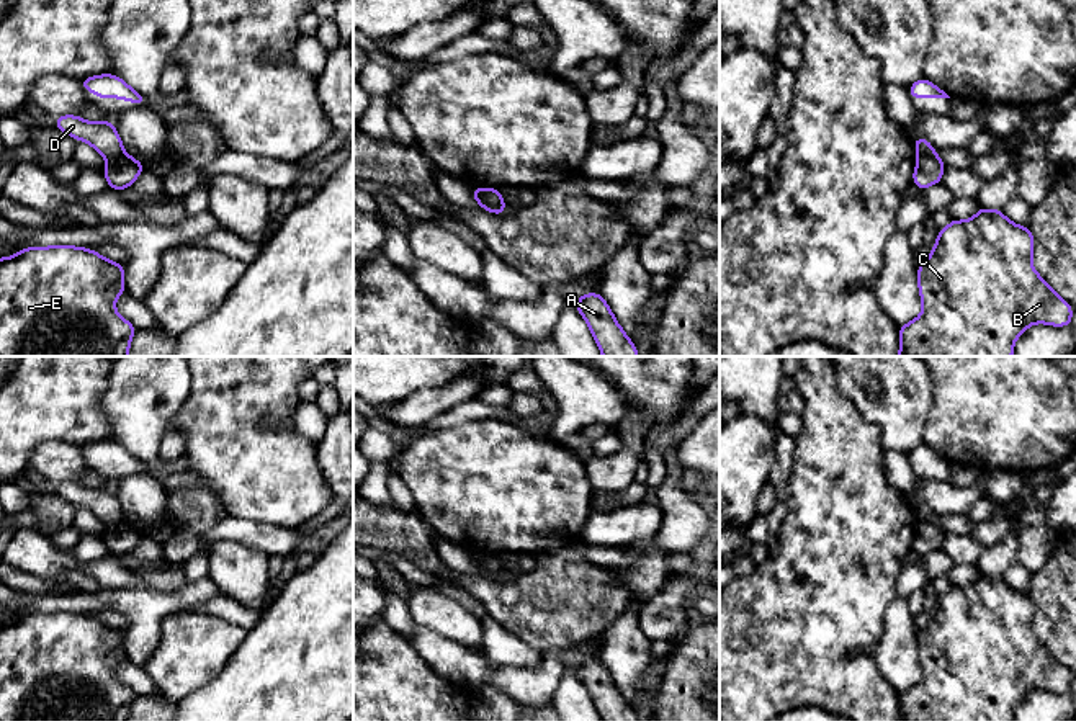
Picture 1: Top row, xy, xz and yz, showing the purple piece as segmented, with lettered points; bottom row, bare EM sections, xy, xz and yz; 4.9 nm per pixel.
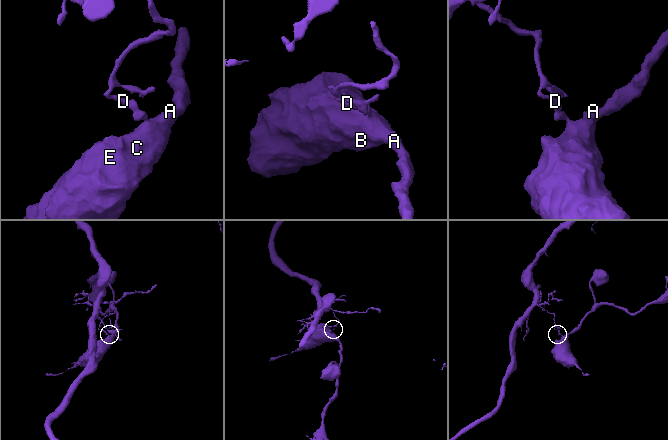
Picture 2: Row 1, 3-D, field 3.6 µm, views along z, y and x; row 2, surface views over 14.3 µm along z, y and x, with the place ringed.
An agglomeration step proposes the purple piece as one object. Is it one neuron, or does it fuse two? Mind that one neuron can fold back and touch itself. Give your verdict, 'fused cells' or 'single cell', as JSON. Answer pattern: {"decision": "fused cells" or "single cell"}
{"decision": "fused cells"}

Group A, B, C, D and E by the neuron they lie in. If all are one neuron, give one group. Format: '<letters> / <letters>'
A B C E / D

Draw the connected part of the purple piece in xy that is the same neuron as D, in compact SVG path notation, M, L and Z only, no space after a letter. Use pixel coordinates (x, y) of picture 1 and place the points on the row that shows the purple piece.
M75 114L57 116L56 128L72 139L88 142L106 160L124 154L123 141L113 126L113 121L90 123Z

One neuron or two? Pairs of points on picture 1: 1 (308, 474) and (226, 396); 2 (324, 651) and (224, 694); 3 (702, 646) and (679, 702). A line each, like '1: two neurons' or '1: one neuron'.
1: one neuron
2: one neuron
3: one neuron

